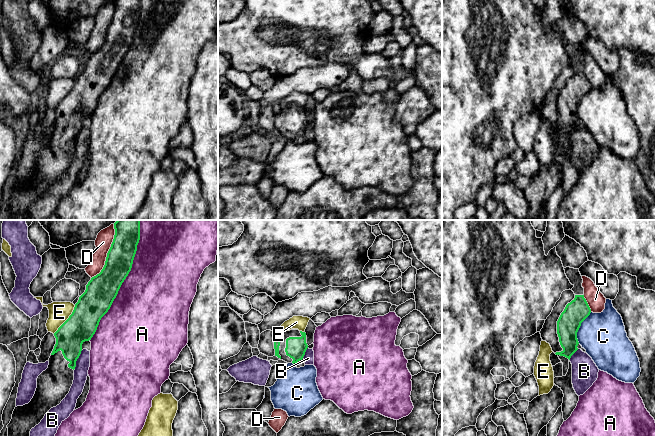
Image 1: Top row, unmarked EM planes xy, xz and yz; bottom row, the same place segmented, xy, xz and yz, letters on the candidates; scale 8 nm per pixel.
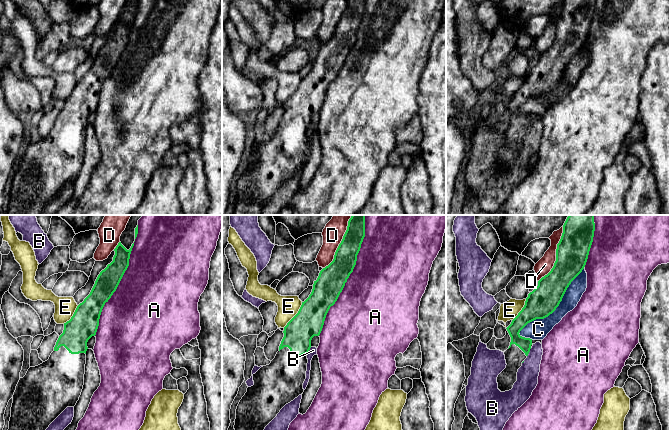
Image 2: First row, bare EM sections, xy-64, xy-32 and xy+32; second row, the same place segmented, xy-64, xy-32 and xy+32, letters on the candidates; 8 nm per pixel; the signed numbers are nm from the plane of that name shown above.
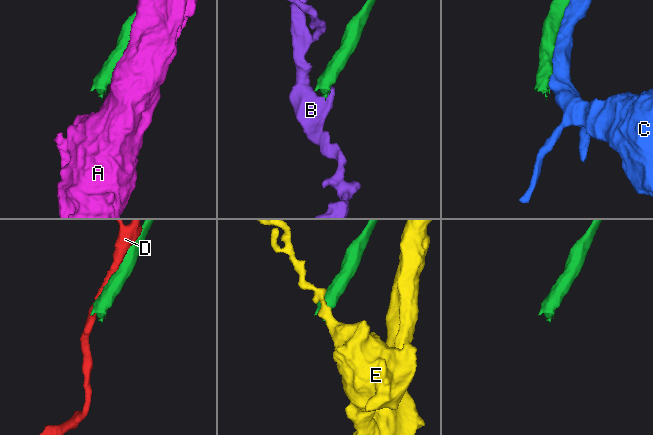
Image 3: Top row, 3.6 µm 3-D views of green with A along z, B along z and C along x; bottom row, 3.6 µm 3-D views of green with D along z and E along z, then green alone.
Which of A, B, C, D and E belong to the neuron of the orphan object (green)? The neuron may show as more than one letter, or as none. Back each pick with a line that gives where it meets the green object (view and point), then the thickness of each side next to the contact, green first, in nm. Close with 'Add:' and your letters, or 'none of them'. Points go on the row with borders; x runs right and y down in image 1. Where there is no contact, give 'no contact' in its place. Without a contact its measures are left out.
Add: none of them

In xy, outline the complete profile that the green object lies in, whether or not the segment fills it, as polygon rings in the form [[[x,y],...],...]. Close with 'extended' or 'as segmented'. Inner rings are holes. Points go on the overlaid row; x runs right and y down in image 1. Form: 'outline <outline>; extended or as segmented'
outline [[[117,220],[115,235],[107,253],[101,272],[92,277],[85,292],[79,297],[69,318],[54,333],[56,344],[49,358],[48,368],[37,378],[35,394],[28,404],[15,407],[12,419],[7,425],[8,436],[30,436],[30,431],[38,425],[45,414],[56,407],[69,393],[74,380],[76,361],[82,351],[82,344],[91,340],[101,318],[108,312],[118,291],[131,271],[140,240],[140,220]]]; extended

